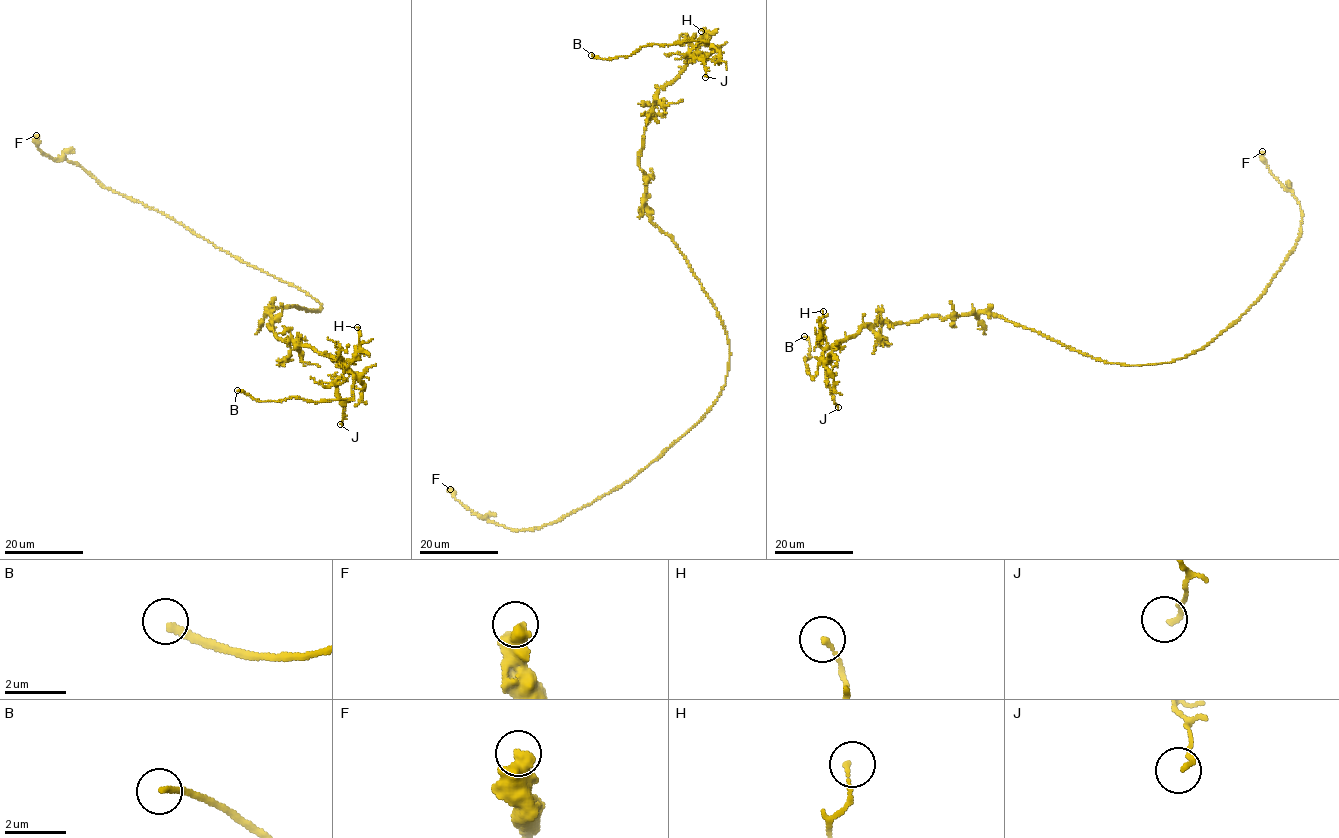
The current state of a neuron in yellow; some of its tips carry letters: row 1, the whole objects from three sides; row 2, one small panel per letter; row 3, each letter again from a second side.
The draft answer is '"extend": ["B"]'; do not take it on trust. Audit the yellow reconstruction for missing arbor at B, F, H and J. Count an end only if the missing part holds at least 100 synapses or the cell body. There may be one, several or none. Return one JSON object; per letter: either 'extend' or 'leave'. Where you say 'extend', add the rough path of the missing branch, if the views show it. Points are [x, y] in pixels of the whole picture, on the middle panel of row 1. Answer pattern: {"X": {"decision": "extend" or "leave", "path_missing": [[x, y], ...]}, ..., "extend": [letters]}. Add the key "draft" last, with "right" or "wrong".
{"B": {"decision": "extend", "path_missing": [[591, 55], [574, 49], [566, 56], [564, 53]]}, "F": {"decision": "leave"}, "H": {"decision": "leave"}, "J": {"decision": "leave"}, "extend": ["B"], "draft": "right"}

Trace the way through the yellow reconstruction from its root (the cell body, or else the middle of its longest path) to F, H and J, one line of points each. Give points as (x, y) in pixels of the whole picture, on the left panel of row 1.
F: (312, 310), (321, 306), (306, 292), (239, 261), (162, 213), (105, 188), (75, 163), (45, 155), (36, 135)
H: (312, 310), (271, 306), (273, 323), (269, 325), (279, 339), (310, 347), (347, 367), (360, 344), (357, 327)
J: (312, 310), (271, 306), (269, 325), (279, 339), (310, 347), (339, 364), (340, 424)

